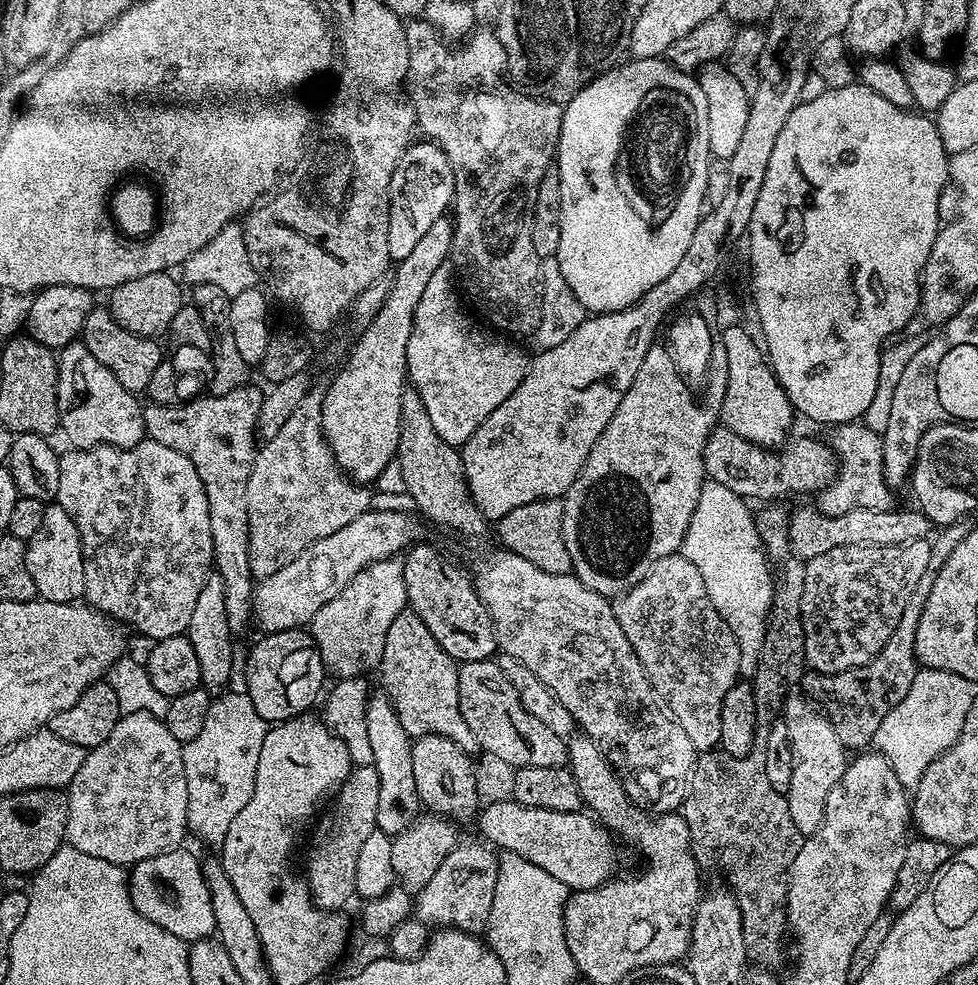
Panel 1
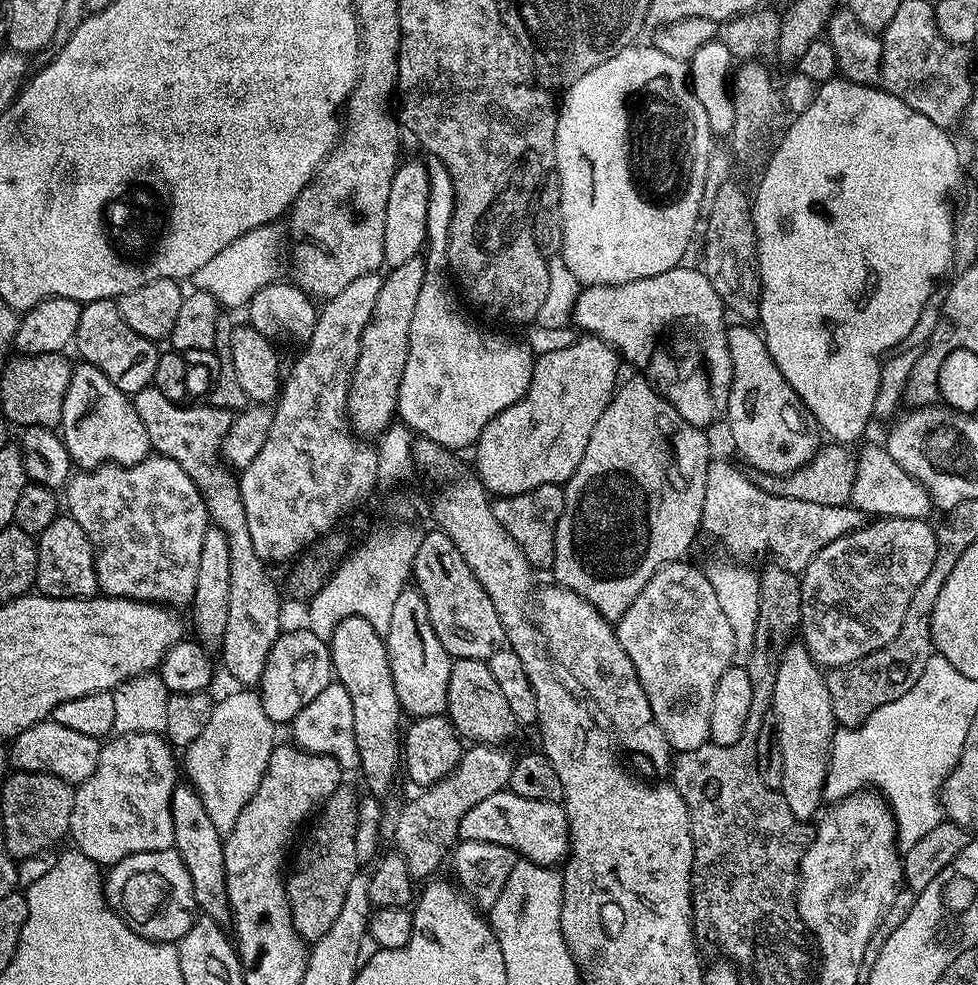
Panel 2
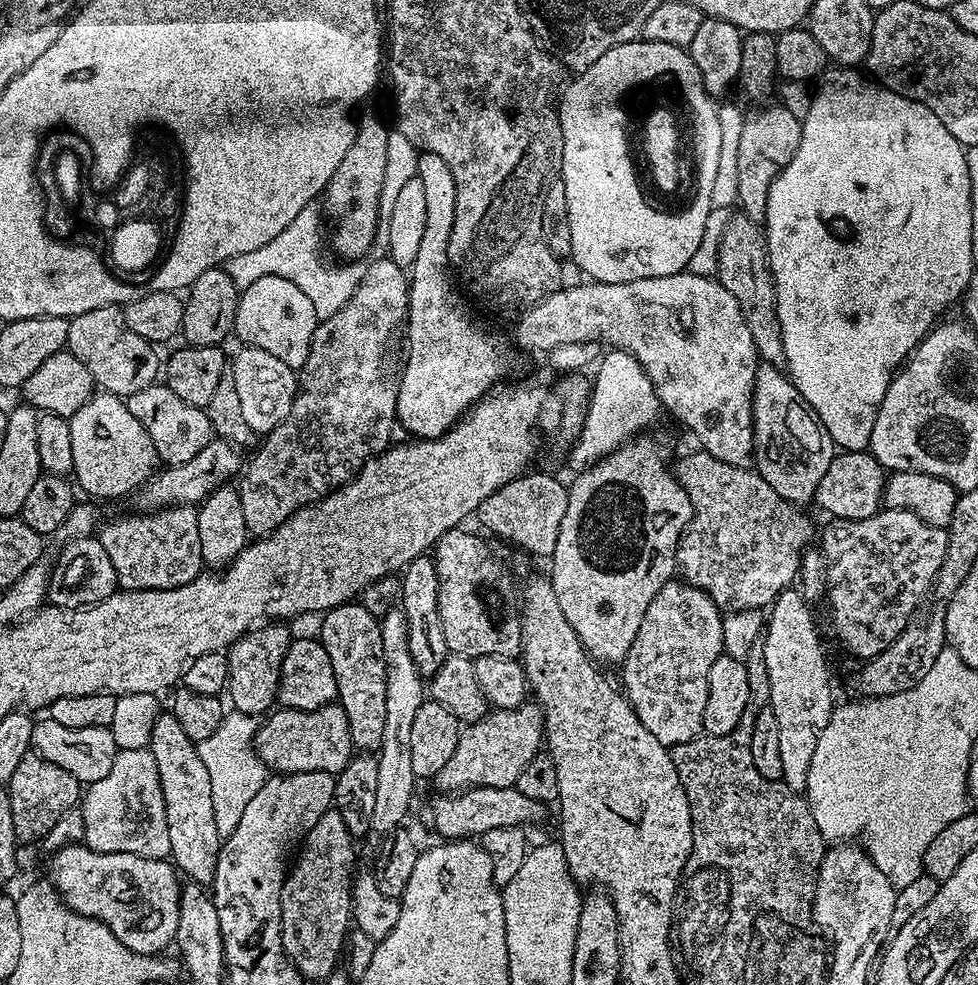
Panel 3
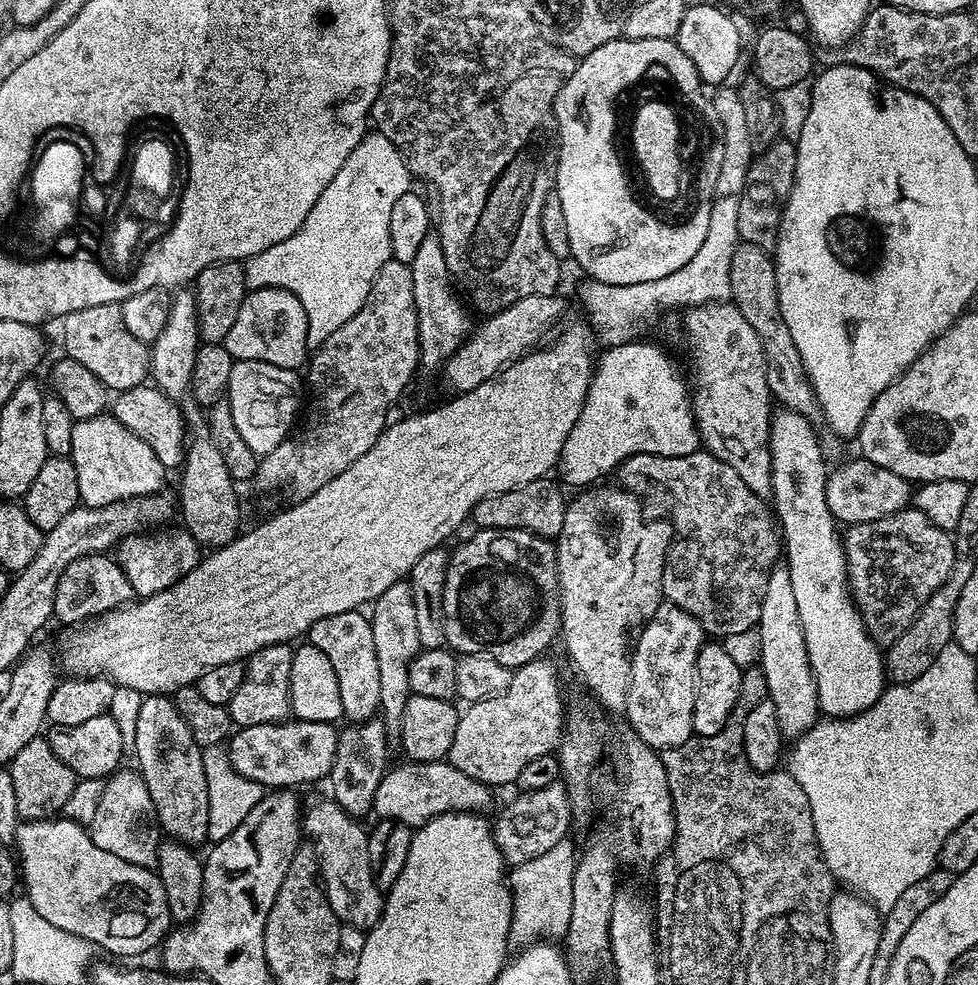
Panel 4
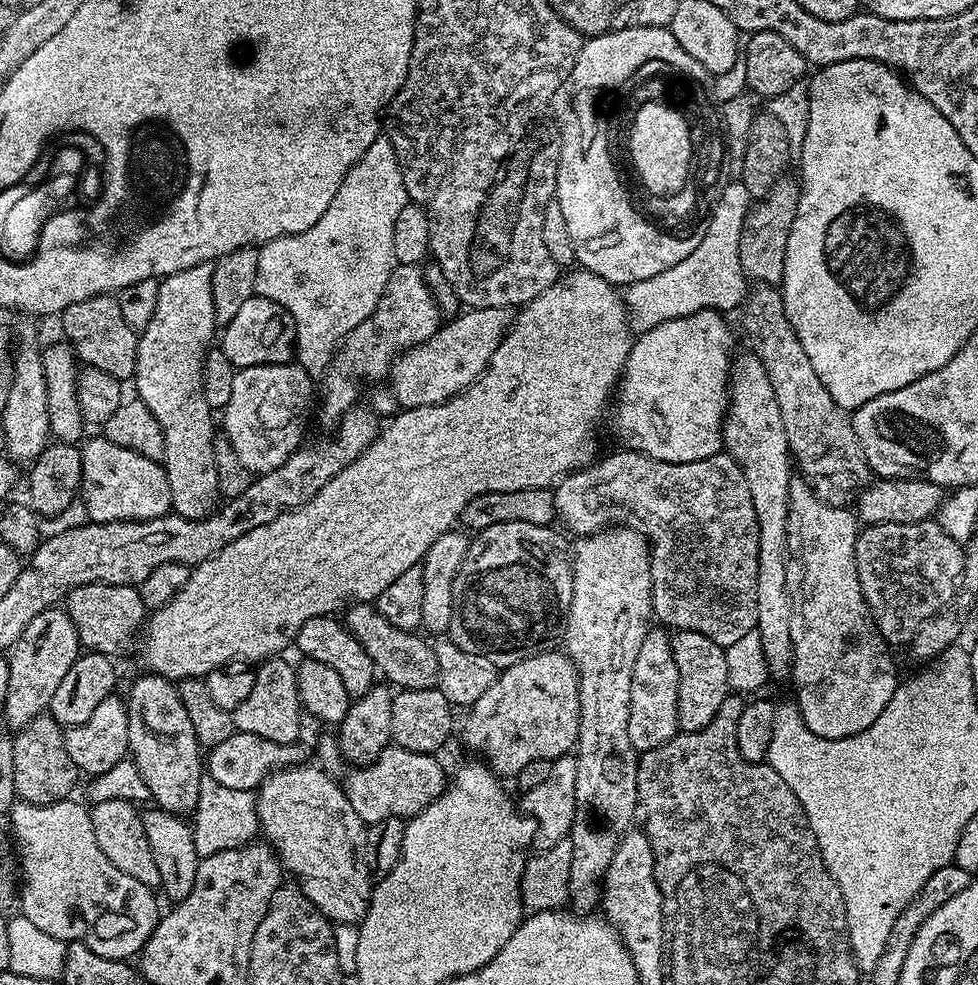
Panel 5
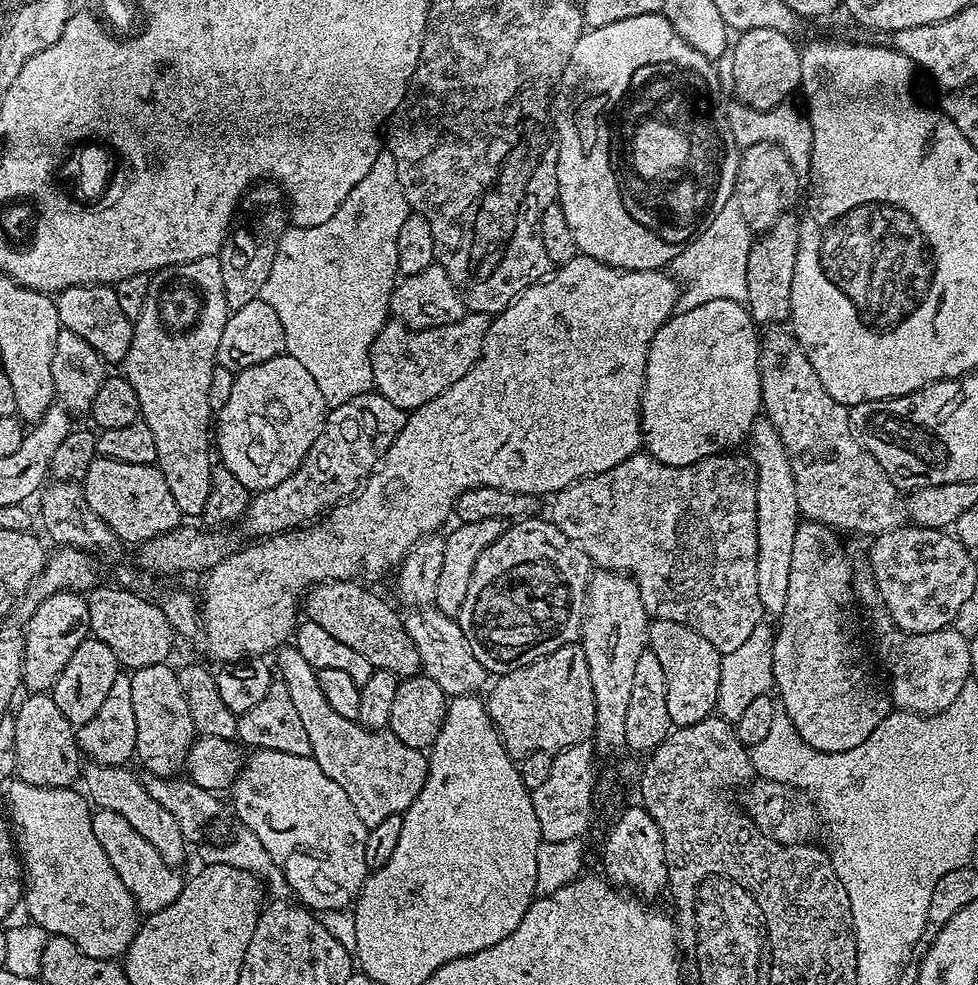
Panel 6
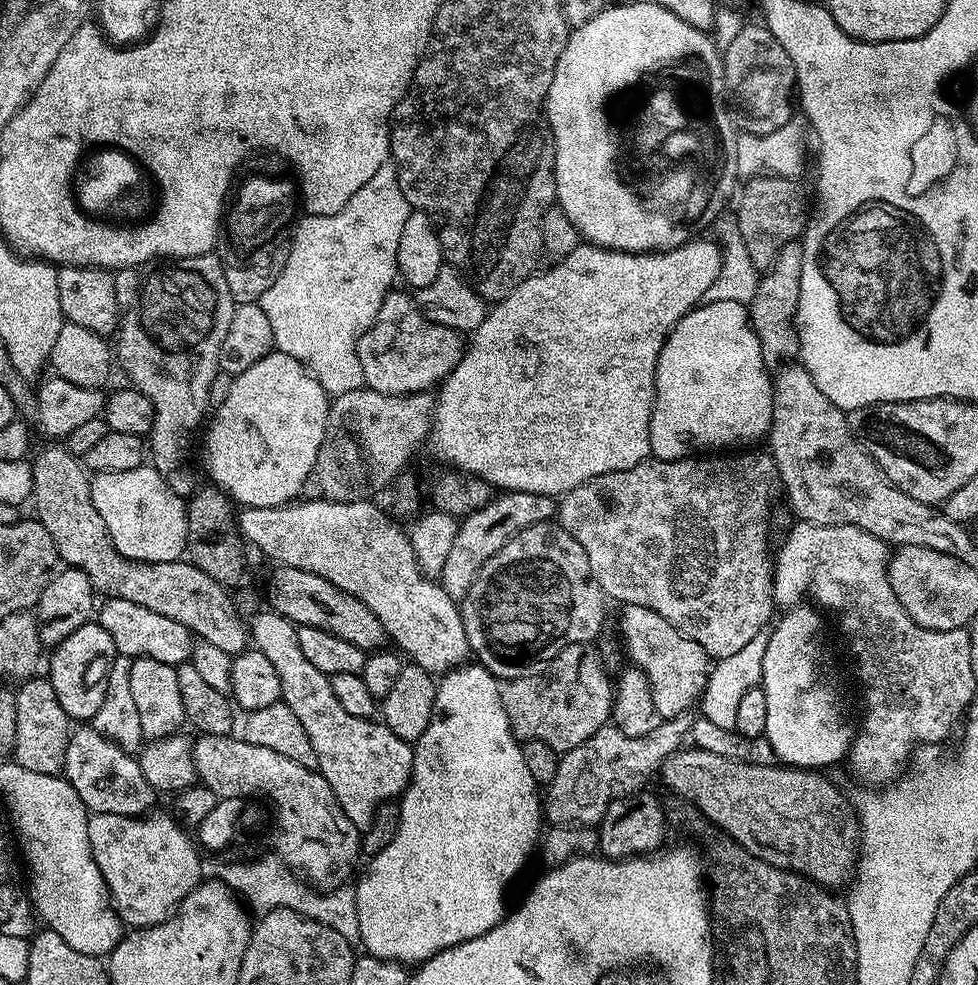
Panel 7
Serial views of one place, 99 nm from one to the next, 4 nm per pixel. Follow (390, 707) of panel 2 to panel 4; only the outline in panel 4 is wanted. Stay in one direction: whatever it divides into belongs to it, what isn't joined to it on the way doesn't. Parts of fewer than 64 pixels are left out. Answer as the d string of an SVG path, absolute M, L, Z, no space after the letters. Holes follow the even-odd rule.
M360 610L330 614L330 618L322 618L314 622L314 626L310 626L306 640L307 643L318 646L318 650L322 650L322 654L326 654L326 658L330 658L330 663L334 665L334 674L338 674L338 690L342 693L344 716L352 722L373 719L380 712L380 699L378 698L378 654L374 650L374 630L371 619Z

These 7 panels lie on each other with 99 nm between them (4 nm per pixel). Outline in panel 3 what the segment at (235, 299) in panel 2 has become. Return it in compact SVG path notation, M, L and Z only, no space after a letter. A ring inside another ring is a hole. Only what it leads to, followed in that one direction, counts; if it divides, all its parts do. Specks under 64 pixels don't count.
M310 203L306 210L298 213L294 222L290 222L290 226L286 226L286 230L282 230L282 234L278 234L278 238L274 238L274 242L266 242L266 246L258 246L258 250L249 250L246 254L230 258L226 271L241 290L248 288L250 282L258 282L258 278L286 278L294 282L294 286L298 286L306 298L310 298L317 321L329 320L338 314L338 310L342 310L342 306L346 306L346 302L350 302L358 290L364 277L365 265L360 262L331 264L324 257L324 248L326 252L326 220L321 209L315 203Z

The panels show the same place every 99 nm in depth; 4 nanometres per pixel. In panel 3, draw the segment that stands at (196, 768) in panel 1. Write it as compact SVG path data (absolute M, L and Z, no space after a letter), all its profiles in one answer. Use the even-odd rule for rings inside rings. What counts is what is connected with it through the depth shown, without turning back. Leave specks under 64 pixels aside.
M225 711L222 722L210 738L199 741L200 757L210 773L210 794L214 794L214 823L221 838L234 834L246 806L262 790L270 775L256 752L257 717L246 712Z

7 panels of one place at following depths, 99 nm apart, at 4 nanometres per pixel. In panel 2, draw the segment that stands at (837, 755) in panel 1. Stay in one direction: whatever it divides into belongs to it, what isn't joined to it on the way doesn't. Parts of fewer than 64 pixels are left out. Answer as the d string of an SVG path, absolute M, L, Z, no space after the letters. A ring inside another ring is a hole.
M789 643L780 656L778 682L774 682L771 715L776 718L778 743L782 745L782 786L778 790L786 798L786 806L790 806L790 814L805 822L811 821L810 818L816 811L817 813L821 811L820 804L822 805L824 800L824 779L828 773L828 752L832 749L832 734L838 727L832 713L830 690L824 678L825 673L820 665L812 660L803 643Z

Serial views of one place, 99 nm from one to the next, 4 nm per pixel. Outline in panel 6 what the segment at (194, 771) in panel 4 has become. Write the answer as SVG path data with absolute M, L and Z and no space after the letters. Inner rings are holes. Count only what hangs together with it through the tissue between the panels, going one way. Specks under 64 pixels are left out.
M165 662L137 668L131 673L130 682L134 719L138 725L135 759L144 763L145 773L167 778L175 777L181 771L192 741L198 736L194 718L190 718L190 706L186 706L186 694L182 694L182 686L176 677L177 669L170 665Z

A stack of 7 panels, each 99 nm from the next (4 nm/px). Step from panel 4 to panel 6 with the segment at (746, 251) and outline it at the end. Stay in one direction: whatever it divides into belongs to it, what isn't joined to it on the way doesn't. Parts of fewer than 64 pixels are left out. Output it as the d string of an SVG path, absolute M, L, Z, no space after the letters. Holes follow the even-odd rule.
M765 327L760 336L760 398L763 415L772 423L774 430L778 430L778 438L782 438L782 446L786 446L786 454L790 458L790 470L794 474L794 490L798 490L800 515L804 520L816 520L818 523L825 524L828 528L837 529L841 533L861 532L862 535L868 536L867 538L875 538L881 532L889 532L905 523L906 517L902 511L901 493L894 486L894 482L890 482L886 470L882 470L882 466L878 466L875 458L857 440L856 433L852 431L852 423L848 417L849 409L845 405L839 404L834 398L830 398L826 386L822 386L822 378L818 378L818 374L814 374L814 366L810 366L810 358L806 358L802 346L787 327Z

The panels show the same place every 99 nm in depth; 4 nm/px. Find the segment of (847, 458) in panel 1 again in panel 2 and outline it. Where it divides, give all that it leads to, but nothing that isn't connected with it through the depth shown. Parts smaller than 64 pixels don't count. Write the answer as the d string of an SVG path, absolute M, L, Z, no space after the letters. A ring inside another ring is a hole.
M868 444L865 446L861 452L858 452L856 456L856 477L854 478L854 490L852 491L852 498L850 501L851 507L858 509L858 511L867 514L872 518L891 518L897 516L898 518L902 518L903 520L923 520L929 514L928 511L933 511L934 505L932 503L932 499L930 498L930 494L924 487L921 486L918 481L914 478L910 478L910 474L906 474L906 470L902 470L902 466L898 466L898 462L894 462L894 458L890 458L890 454L888 453L887 447L881 446L880 448L876 444Z

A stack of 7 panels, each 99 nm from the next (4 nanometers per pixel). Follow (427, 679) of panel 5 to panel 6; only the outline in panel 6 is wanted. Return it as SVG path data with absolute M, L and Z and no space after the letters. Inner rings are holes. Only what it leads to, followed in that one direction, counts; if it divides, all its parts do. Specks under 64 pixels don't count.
M355 579L326 580L323 584L316 584L307 589L302 600L303 615L309 620L318 622L318 626L322 626L322 630L328 631L333 638L338 638L338 642L358 650L358 654L363 654L373 669L390 670L390 674L401 678L417 675L421 671L418 646L414 646L414 638L410 638L410 634L404 628L401 613L396 613L378 593L371 592L370 589L356 583L360 582Z

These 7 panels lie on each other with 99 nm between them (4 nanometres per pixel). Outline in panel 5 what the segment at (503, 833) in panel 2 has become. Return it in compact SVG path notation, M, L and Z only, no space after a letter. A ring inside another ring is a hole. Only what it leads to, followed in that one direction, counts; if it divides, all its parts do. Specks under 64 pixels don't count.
M390 746L372 764L355 767L342 780L342 787L350 798L350 806L358 810L358 818L362 818L365 826L375 826L395 816L411 818L439 800L450 783L436 759L435 755L427 752L411 752Z

